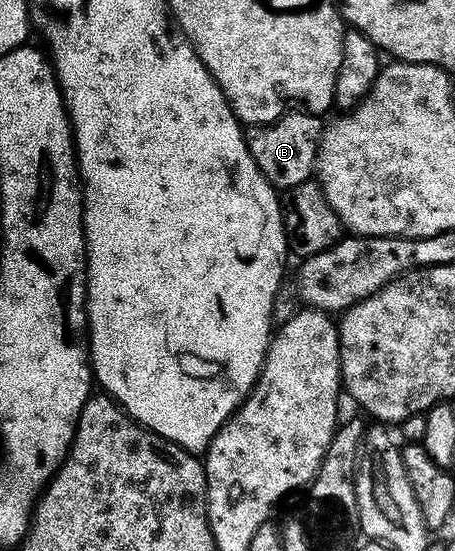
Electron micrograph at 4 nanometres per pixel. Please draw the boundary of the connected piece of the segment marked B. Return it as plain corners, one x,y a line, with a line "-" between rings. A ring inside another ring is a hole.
288,111
273,123
253,125
246,130
249,155
253,155
257,167
276,190
286,191
297,187
297,183
312,180
325,128
323,120
322,116
306,111

